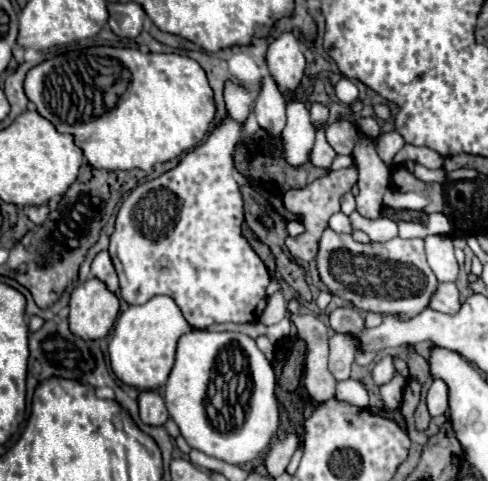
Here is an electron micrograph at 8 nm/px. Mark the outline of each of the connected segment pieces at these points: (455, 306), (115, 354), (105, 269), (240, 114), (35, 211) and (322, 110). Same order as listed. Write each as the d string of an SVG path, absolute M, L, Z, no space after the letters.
M442 282L432 296L430 308L446 314L456 314L460 310L460 300L456 296L456 284L454 282Z
M154 296L146 304L130 306L118 316L108 344L113 374L123 384L138 390L156 390L164 386L174 366L178 338L190 330L192 326L186 322L176 302L168 296Z
M100 252L94 258L94 262L92 262L92 276L102 280L110 292L118 290L118 276L116 276L116 270L112 266L112 260L110 260L108 252Z
M228 82L224 88L224 102L226 102L228 112L232 112L236 120L244 120L244 116L250 116L252 106L254 106L254 98L248 94L248 90L232 82Z
M28 206L26 214L34 224L42 224L48 218L48 206Z
M312 104L310 116L312 116L312 122L316 124L316 128L324 126L328 122L328 108L324 104Z

